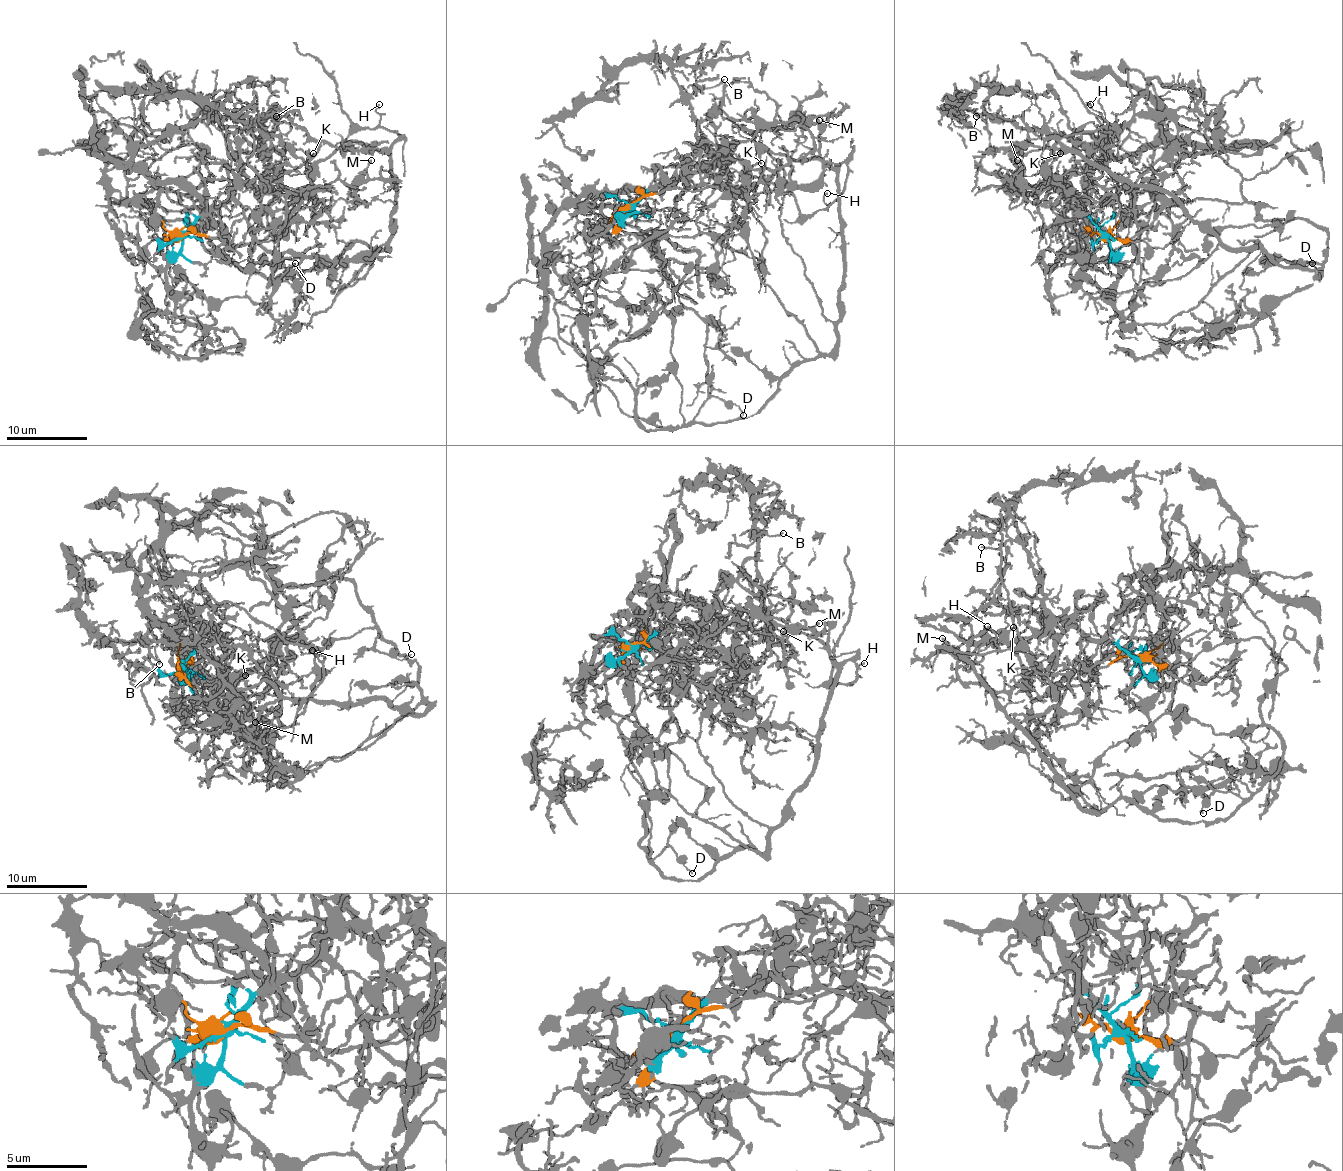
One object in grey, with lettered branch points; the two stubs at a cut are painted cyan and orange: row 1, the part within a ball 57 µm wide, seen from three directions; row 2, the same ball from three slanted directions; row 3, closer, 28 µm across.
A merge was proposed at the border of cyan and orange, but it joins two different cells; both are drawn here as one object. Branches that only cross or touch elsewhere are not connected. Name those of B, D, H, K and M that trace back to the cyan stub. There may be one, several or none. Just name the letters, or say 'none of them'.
B, M

